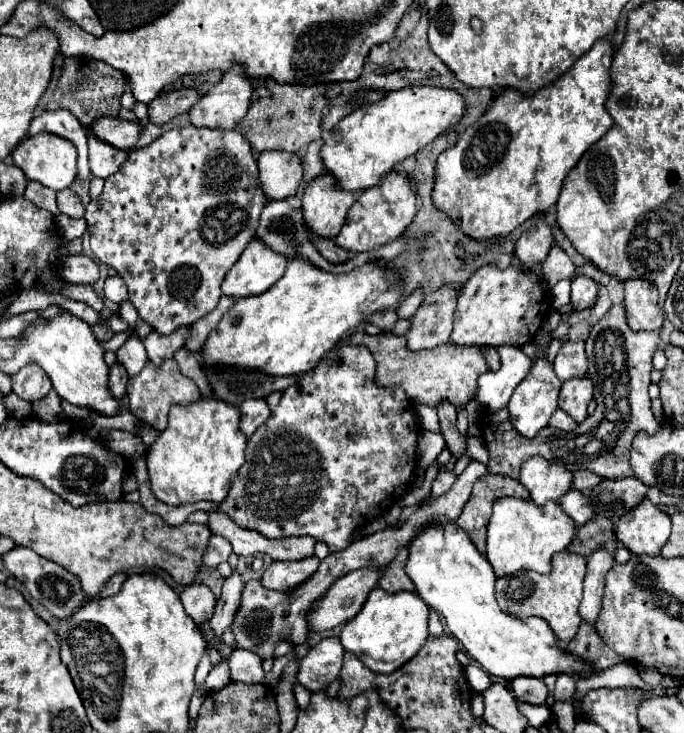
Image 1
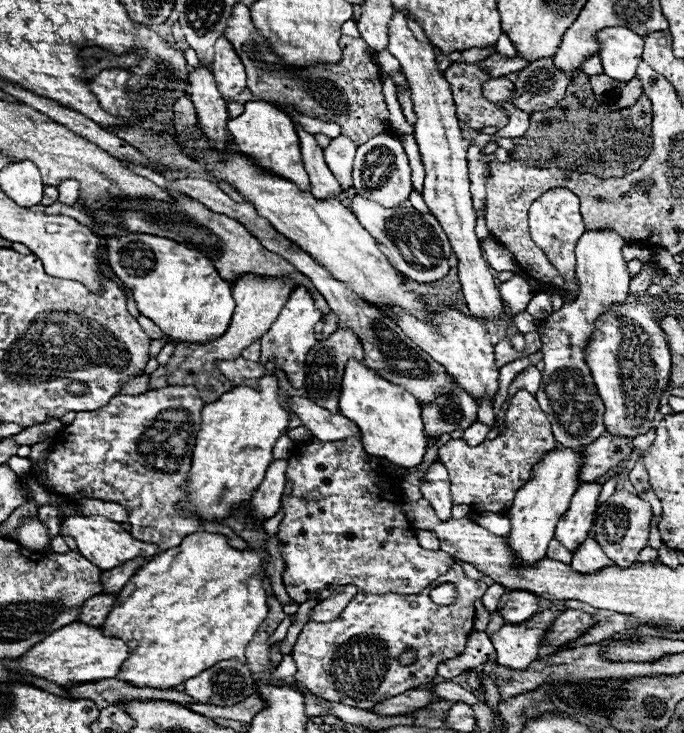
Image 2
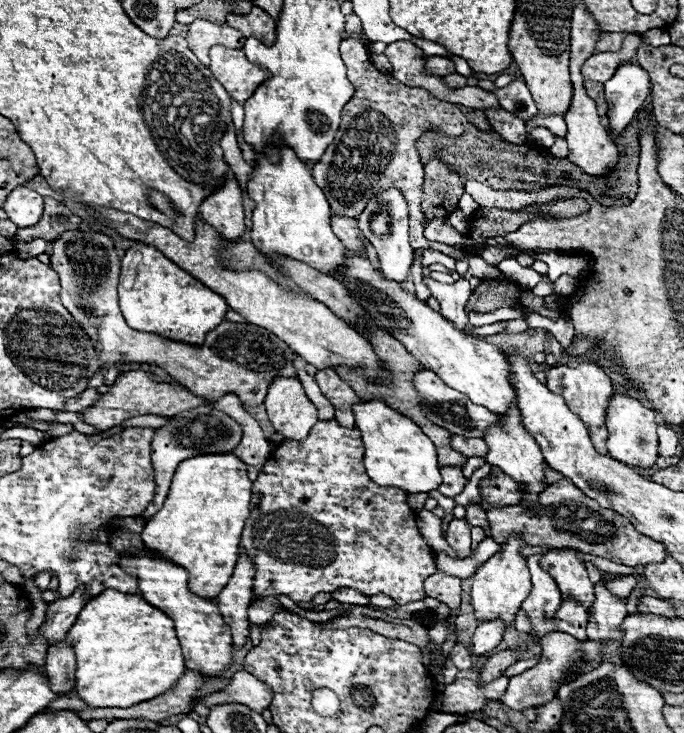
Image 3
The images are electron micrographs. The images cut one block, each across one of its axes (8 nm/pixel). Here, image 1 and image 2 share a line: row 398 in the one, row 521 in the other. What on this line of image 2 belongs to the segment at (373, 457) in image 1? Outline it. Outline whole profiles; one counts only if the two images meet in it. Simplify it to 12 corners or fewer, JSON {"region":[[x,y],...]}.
{"region":[[356,436],[288,458],[276,538],[288,596],[418,594],[454,558],[422,548]]}

